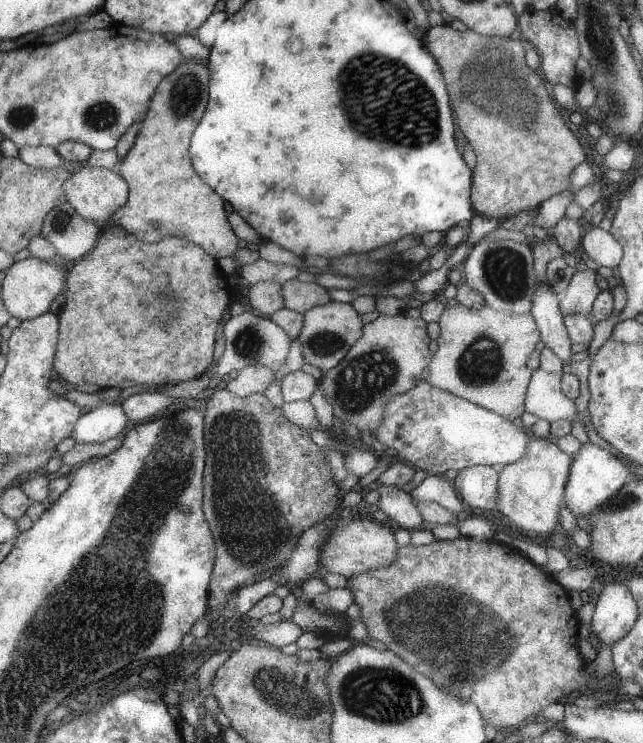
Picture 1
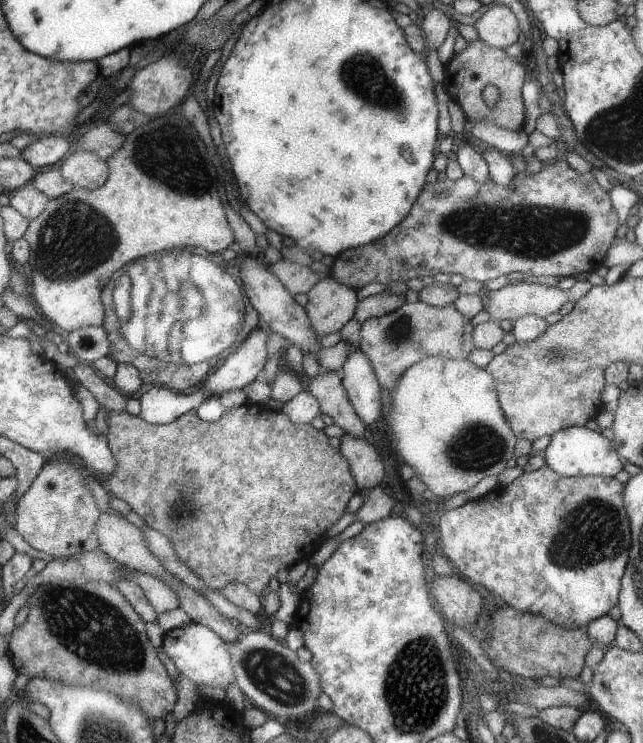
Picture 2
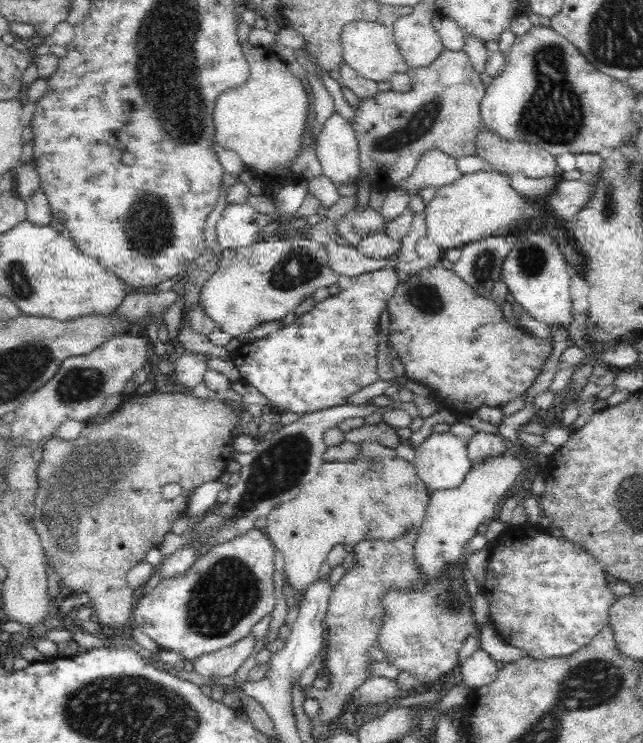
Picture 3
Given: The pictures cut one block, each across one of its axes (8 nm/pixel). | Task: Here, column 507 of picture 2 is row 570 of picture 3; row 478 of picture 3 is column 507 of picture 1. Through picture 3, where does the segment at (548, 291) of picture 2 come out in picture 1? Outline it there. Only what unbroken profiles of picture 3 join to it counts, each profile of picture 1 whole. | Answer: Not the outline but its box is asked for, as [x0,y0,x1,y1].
[421,303,541,423]

